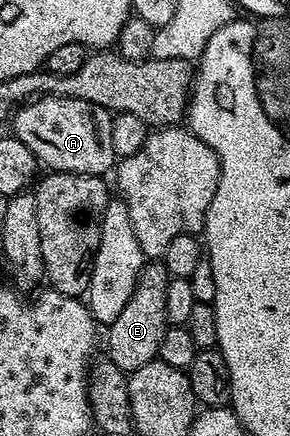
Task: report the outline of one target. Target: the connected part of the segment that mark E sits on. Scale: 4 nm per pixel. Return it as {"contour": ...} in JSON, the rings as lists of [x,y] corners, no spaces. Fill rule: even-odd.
{"contour":[[[145,262],[140,275],[136,278],[134,293],[130,297],[130,301],[126,301],[126,309],[122,309],[122,313],[118,313],[118,317],[114,317],[114,321],[107,324],[108,355],[106,355],[106,359],[107,362],[113,363],[119,371],[125,373],[137,371],[138,369],[142,369],[142,365],[152,362],[153,359],[159,356],[162,337],[166,333],[168,326],[170,326],[166,317],[166,289],[168,288],[169,278],[170,276],[163,262]]]}

